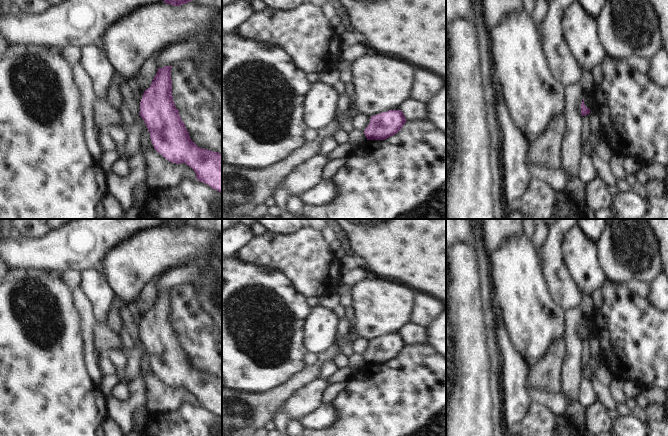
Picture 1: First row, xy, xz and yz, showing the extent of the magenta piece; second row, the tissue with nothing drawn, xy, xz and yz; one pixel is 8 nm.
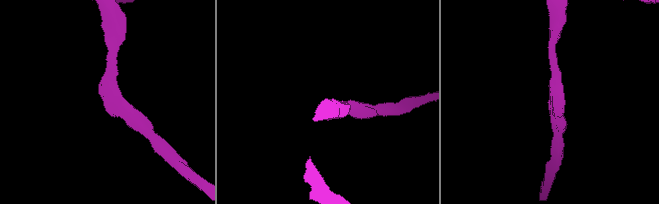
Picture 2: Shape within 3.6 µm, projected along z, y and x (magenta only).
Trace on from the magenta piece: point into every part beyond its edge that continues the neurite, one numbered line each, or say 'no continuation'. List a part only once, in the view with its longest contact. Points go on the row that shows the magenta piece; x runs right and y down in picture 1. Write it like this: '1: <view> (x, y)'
no continuation

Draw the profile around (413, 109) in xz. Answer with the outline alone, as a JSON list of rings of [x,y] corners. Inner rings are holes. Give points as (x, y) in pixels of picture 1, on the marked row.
[[[408,99],[399,110],[408,121],[428,119],[428,104],[417,99]]]

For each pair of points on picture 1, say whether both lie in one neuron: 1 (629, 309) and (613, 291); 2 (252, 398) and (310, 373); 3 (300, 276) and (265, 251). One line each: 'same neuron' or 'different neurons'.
1: same neuron
2: same neuron
3: same neuron

